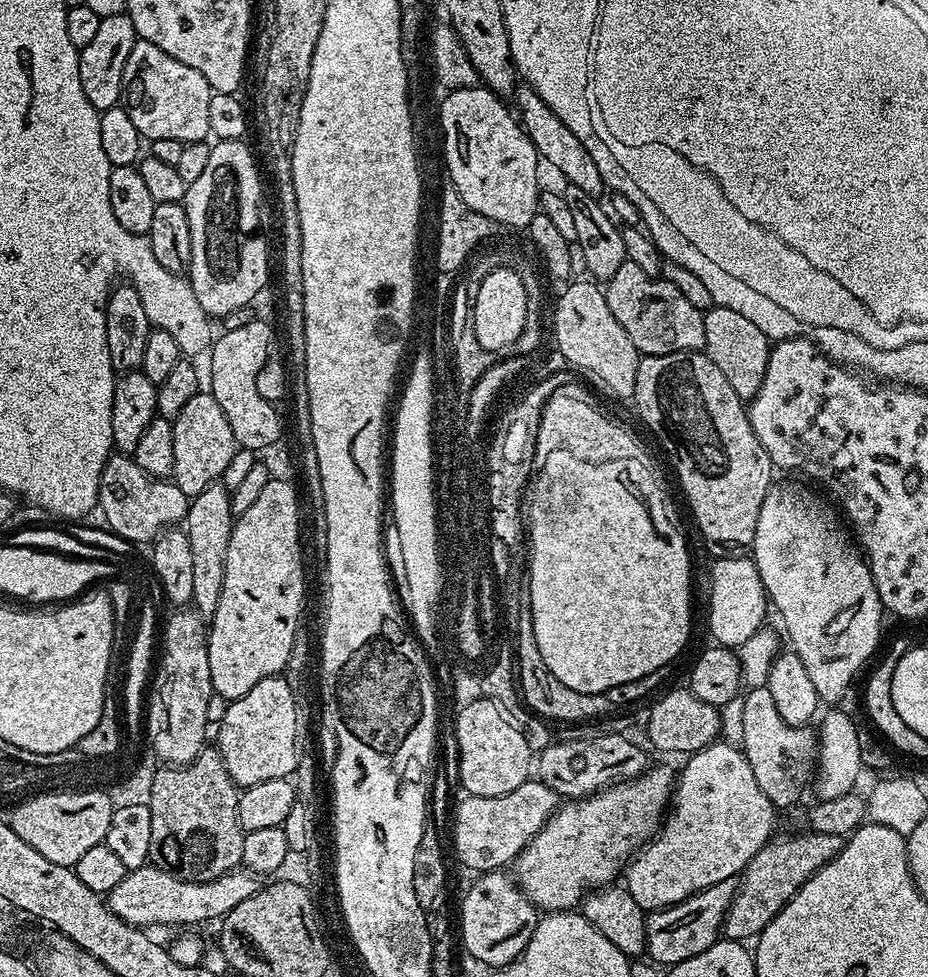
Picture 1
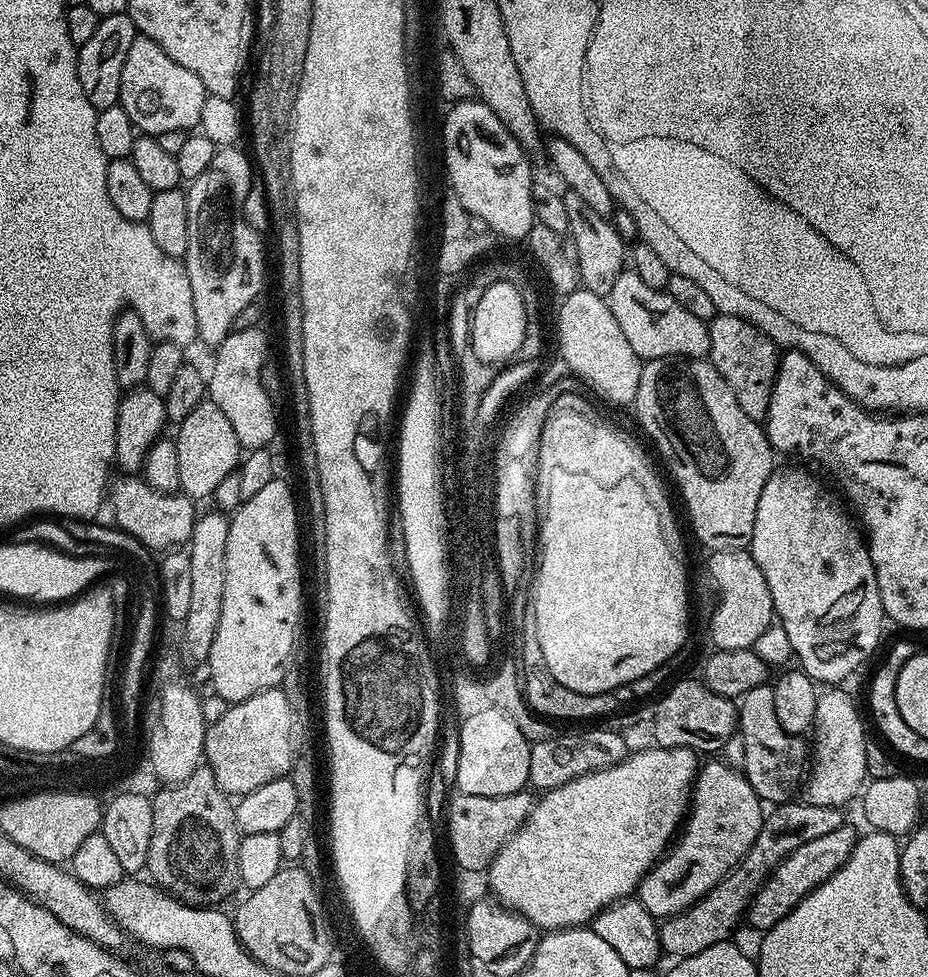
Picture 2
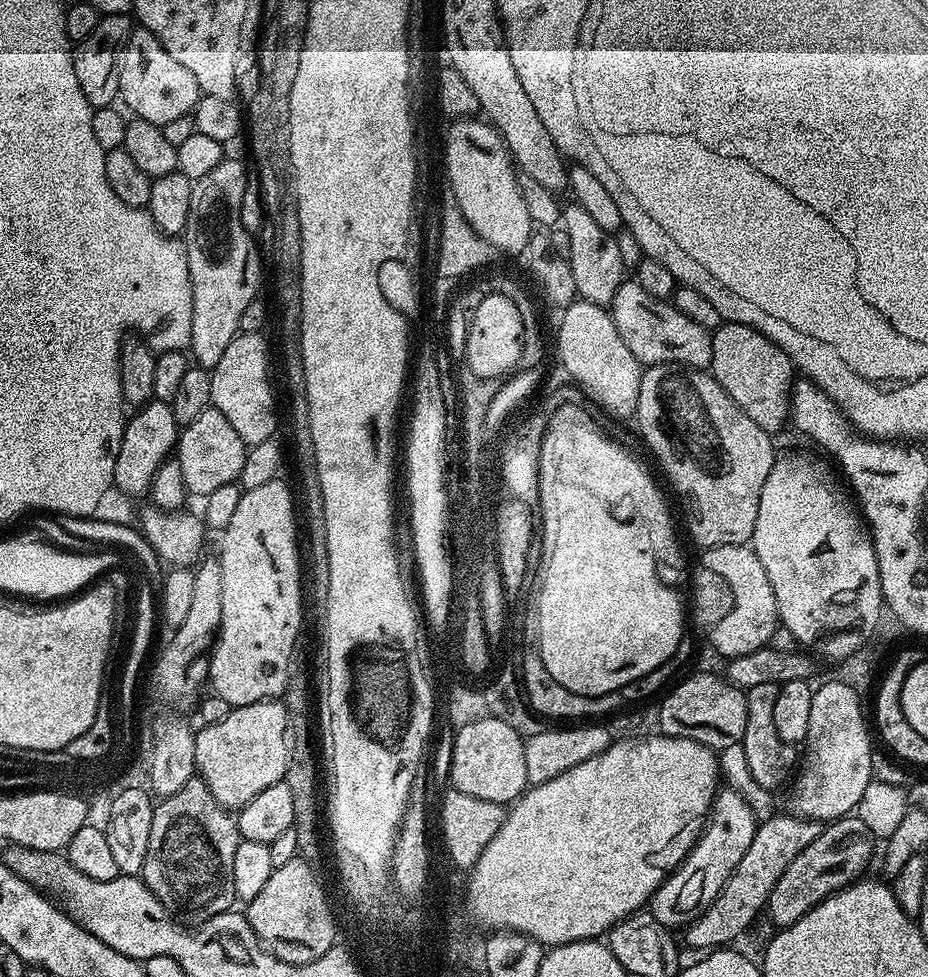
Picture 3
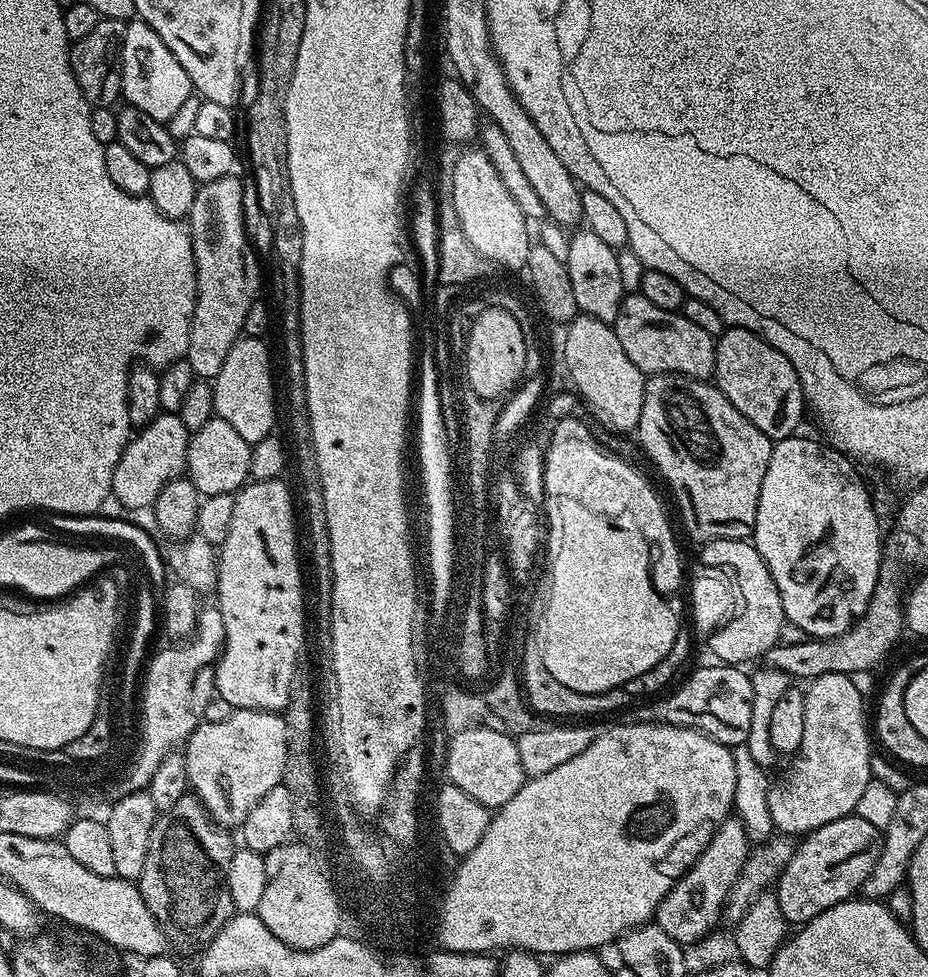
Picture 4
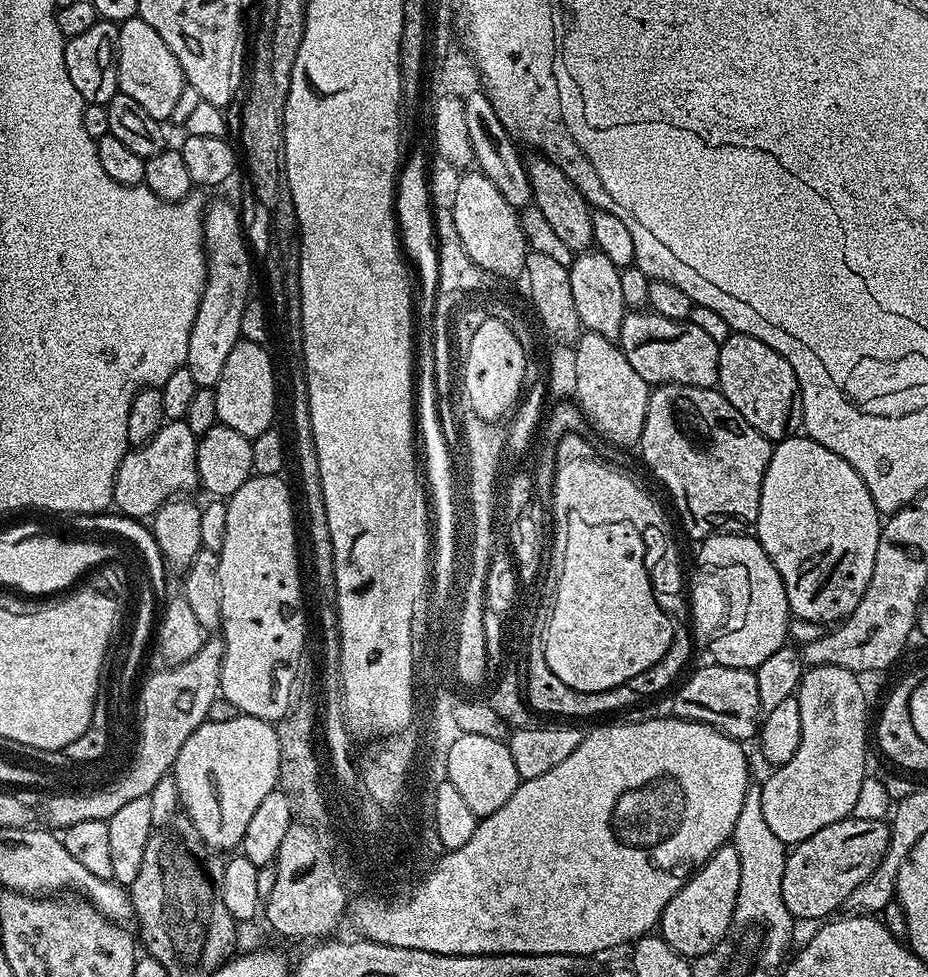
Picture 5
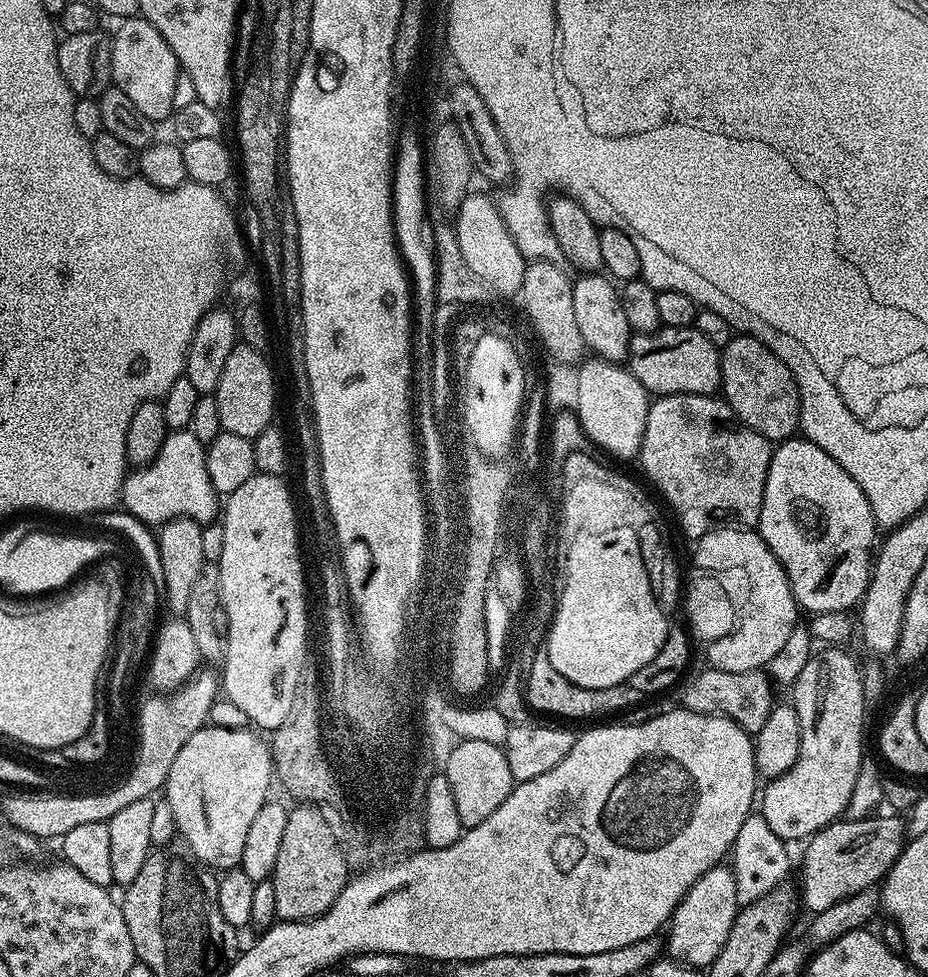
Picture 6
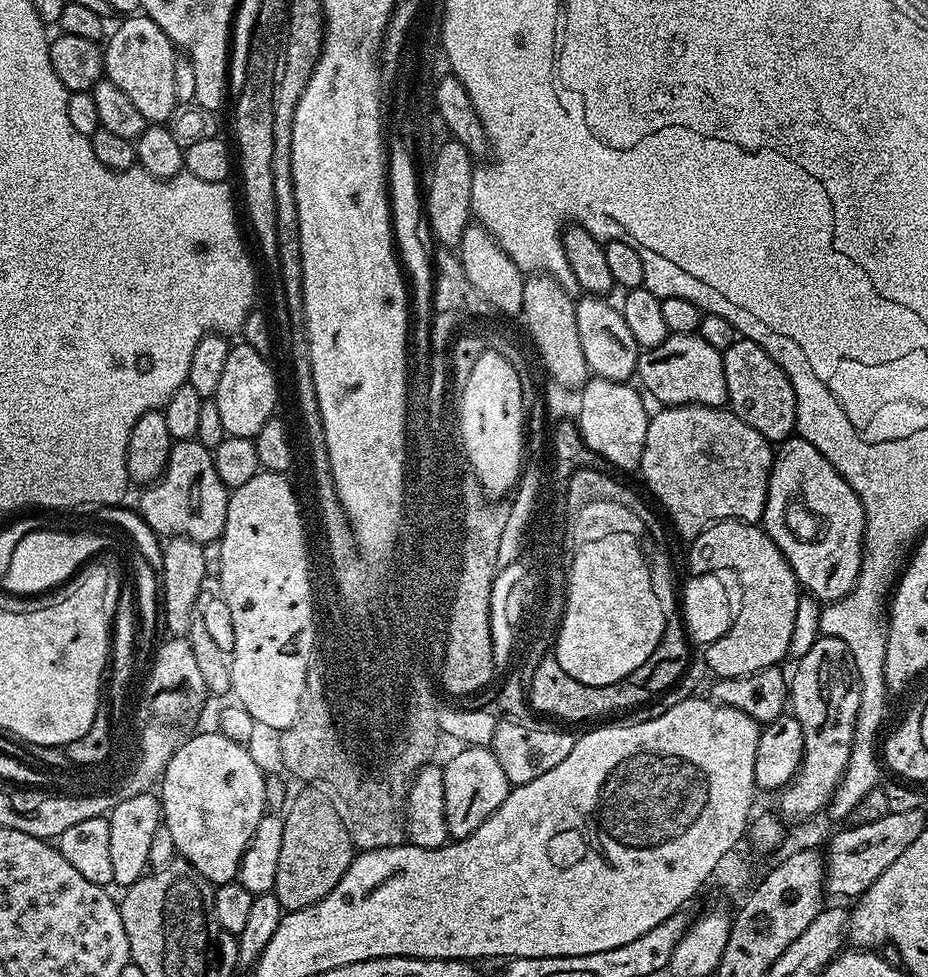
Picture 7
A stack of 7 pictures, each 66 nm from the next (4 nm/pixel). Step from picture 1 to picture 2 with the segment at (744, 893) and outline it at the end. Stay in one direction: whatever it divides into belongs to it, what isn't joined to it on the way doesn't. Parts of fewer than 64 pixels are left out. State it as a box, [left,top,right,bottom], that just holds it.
[747,826,858,930]

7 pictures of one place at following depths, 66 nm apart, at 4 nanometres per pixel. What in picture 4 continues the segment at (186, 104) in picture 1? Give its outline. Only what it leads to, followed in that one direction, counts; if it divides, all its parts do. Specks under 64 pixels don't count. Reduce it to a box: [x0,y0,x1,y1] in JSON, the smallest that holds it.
[120,18,194,121]

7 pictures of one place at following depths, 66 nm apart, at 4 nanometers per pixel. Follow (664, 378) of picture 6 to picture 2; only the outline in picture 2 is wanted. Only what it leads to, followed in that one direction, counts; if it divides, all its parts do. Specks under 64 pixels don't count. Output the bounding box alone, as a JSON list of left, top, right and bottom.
[606,272,710,361]

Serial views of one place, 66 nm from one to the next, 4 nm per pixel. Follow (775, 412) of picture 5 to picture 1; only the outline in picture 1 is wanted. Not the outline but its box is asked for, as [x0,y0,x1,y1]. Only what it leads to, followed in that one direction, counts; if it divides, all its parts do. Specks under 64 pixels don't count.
[702,306,772,402]

